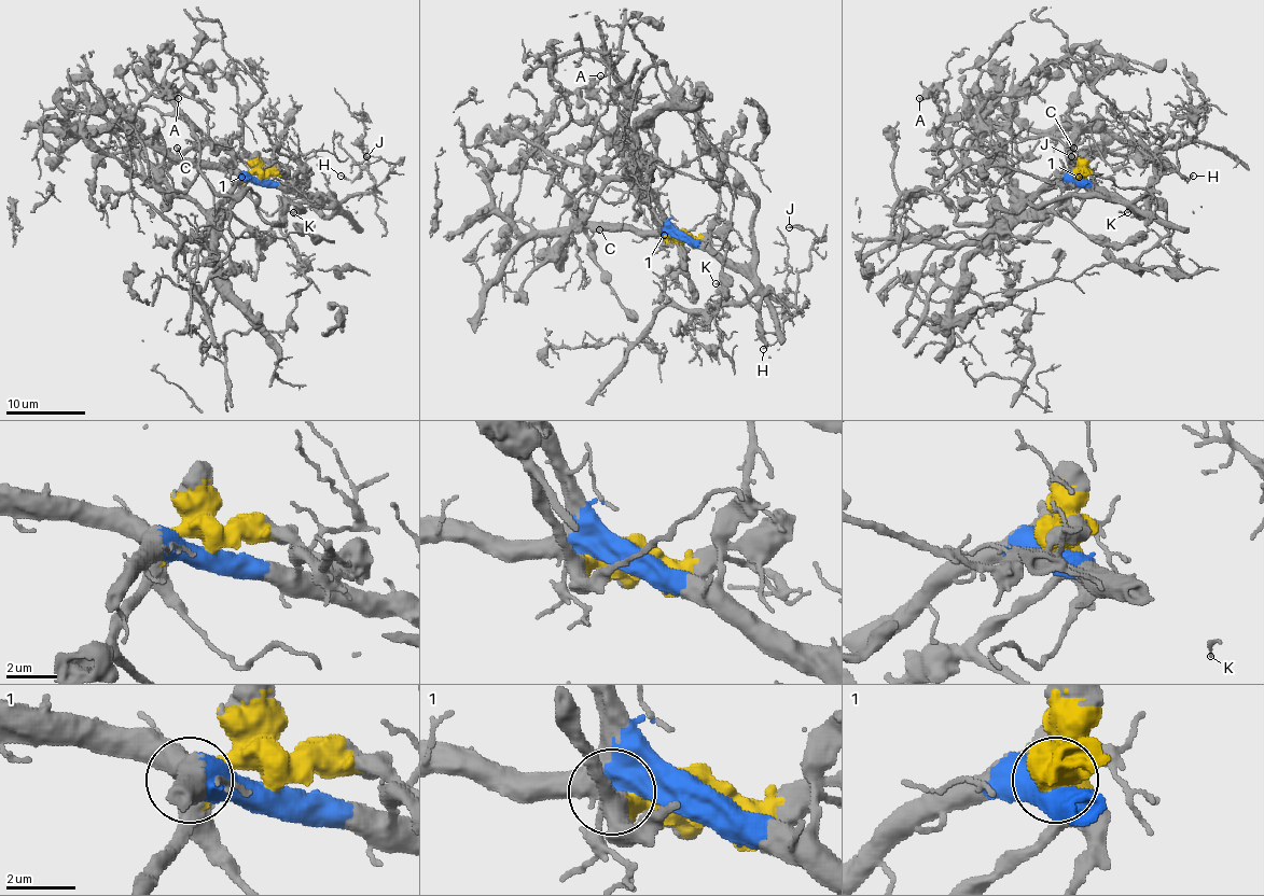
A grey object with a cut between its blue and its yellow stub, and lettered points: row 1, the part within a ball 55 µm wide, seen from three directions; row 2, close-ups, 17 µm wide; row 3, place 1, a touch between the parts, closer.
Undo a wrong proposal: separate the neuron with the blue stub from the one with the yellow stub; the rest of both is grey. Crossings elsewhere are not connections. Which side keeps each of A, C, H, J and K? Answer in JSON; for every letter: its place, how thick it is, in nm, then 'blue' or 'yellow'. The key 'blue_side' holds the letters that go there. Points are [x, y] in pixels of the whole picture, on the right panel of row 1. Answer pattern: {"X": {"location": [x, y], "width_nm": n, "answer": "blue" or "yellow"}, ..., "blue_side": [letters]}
{"A": {"location": [919, 98], "width_nm": 170, "answer": "blue"}, "C": {"location": [1073, 148], "width_nm": 100, "answer": "blue"}, "H": {"location": [1193, 176], "width_nm": 80, "answer": "blue"}, "J": {"location": [1071, 156], "width_nm": 100, "answer": "blue"}, "K": {"location": [1127, 212], "width_nm": 130, "answer": "blue"}, "blue_side": ["A", "C", "H", "J", "K"]}

